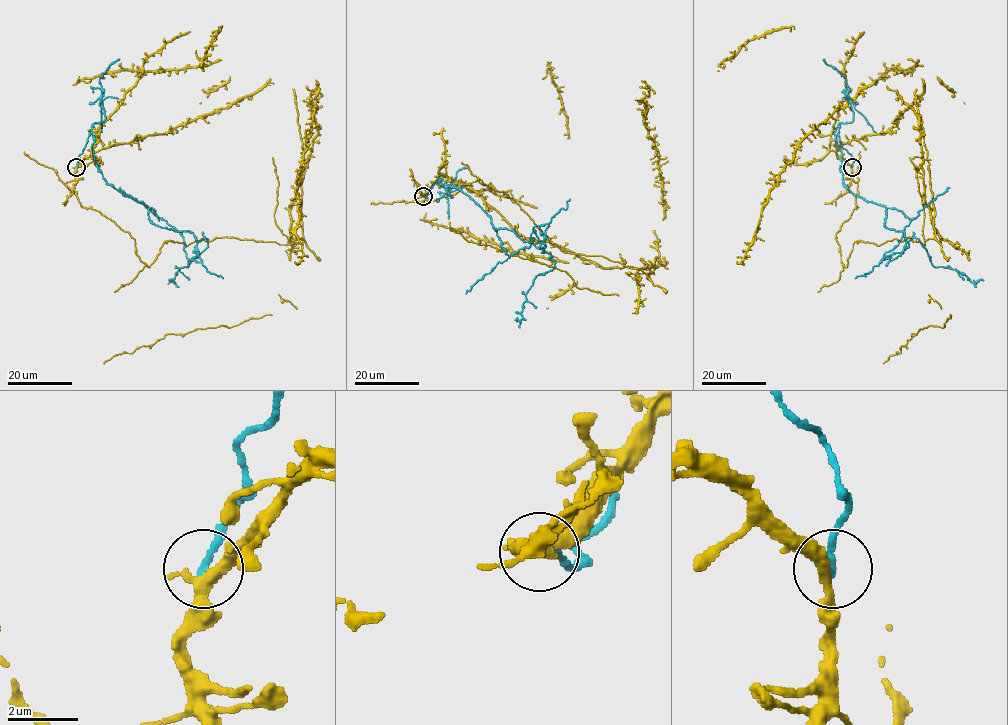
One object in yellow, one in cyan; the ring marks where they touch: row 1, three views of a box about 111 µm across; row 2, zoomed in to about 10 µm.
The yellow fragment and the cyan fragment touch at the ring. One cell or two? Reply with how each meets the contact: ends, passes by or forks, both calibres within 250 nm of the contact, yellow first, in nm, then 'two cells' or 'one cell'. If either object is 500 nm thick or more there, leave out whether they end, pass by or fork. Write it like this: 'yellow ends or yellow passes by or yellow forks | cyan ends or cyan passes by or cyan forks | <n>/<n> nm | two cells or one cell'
yellow passes by | cyan ends | 340/200 nm | two cells

